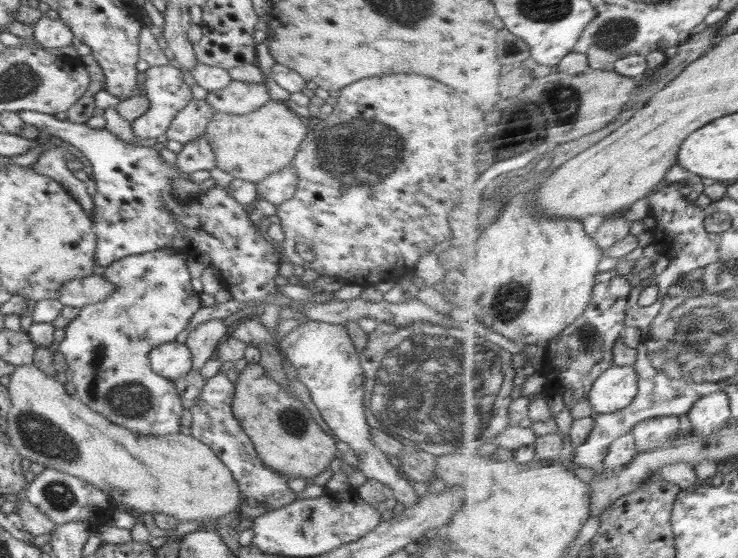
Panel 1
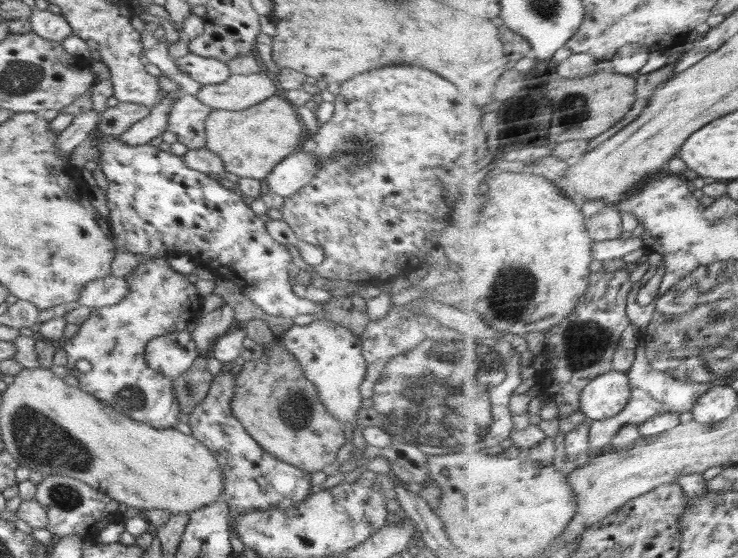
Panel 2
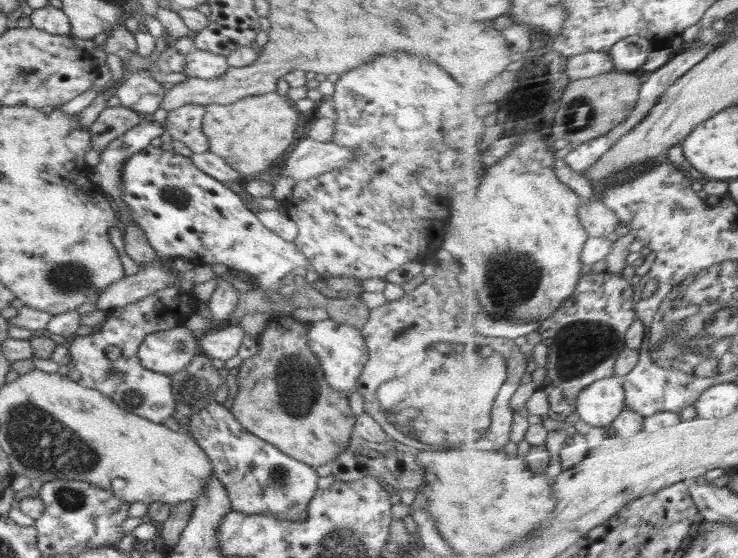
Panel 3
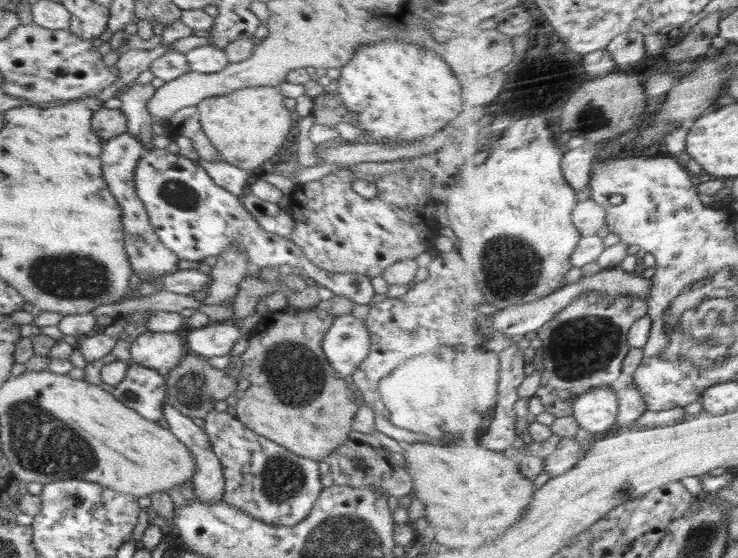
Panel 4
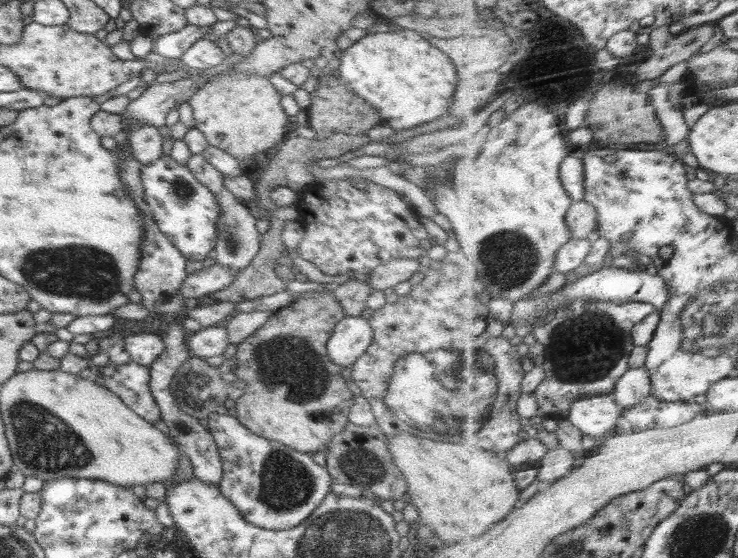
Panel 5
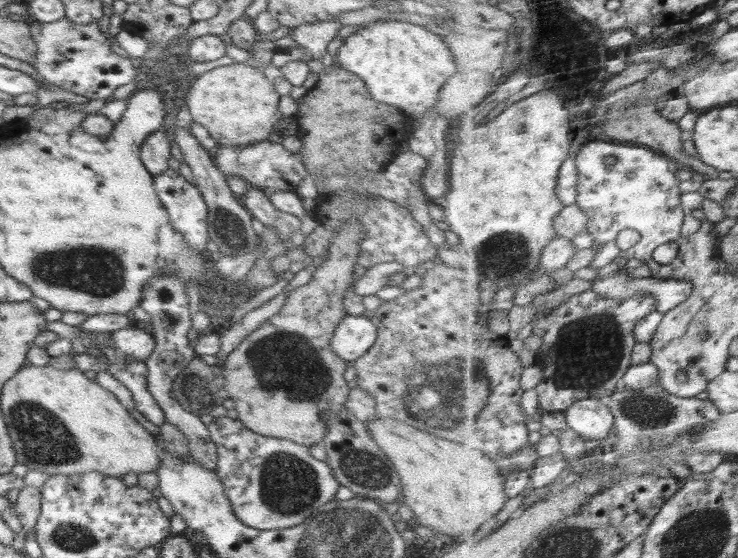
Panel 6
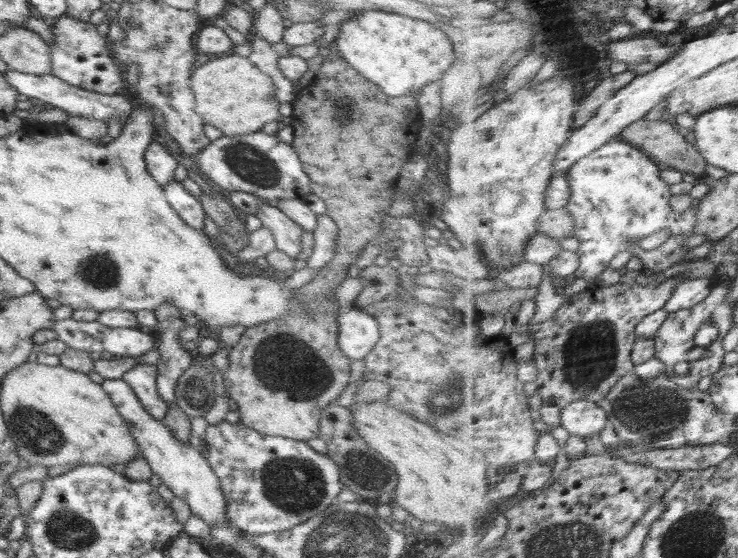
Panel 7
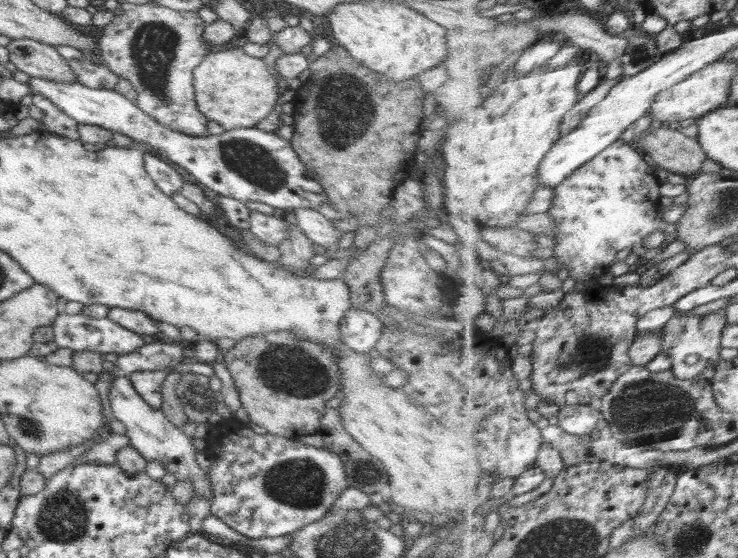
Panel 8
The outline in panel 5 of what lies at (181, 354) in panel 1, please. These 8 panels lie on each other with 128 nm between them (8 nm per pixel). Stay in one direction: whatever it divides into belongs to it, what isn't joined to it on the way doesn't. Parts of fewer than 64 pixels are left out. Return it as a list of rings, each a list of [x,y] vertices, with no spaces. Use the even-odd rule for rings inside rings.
[[[128,332],[122,339],[130,359],[142,366],[149,367],[164,352],[164,341],[160,334]]]

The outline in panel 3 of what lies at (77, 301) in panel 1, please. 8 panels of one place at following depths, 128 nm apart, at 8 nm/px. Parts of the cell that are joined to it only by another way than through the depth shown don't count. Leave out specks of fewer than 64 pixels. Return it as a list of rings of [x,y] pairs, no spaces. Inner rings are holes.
[[[146,265],[135,274],[124,275],[120,277],[120,280],[106,285],[106,288],[98,293],[98,299],[94,303],[98,309],[109,312],[111,309],[132,304],[142,297],[146,298],[156,289],[162,289],[168,285],[181,288],[177,276],[170,270],[160,266]]]

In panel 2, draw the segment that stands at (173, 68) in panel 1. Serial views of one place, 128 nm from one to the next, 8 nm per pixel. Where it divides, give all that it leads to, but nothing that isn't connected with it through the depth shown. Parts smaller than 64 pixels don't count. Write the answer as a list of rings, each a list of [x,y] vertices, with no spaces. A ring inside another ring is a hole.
[[[158,74],[158,86],[162,97],[156,107],[151,108],[151,113],[146,118],[134,123],[130,129],[123,132],[120,141],[128,145],[148,144],[152,138],[161,136],[168,128],[168,114],[183,94],[182,87],[174,79]]]

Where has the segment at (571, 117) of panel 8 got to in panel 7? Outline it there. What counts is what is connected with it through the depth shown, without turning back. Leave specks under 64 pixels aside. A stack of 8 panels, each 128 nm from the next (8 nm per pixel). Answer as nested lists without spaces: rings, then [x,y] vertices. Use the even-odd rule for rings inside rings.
[[[629,68],[628,71],[622,74],[613,74],[613,76],[604,79],[599,86],[596,86],[589,92],[587,98],[578,104],[578,114],[574,128],[583,128],[585,124],[588,124],[596,116],[596,112],[600,110],[600,106],[604,106],[615,93],[620,92],[622,88],[626,88],[630,82],[634,82],[638,78],[638,75],[638,71],[632,71]]]

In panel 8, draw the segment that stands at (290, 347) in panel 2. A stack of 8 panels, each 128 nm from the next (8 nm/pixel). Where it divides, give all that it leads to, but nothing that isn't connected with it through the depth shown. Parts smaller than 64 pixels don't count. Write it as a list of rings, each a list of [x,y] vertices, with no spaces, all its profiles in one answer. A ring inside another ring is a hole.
[[[354,307],[345,312],[339,324],[342,344],[346,344],[358,354],[367,354],[375,348],[383,329],[383,324],[377,316]]]

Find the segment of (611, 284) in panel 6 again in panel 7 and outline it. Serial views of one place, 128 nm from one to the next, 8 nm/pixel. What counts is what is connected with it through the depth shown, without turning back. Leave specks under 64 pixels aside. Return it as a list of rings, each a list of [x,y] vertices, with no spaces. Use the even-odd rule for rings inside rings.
[[[712,278],[686,279],[686,281],[682,281],[682,285],[676,288],[676,292],[666,305],[666,310],[675,313],[704,302],[704,299],[708,298],[708,295],[714,289],[712,281]]]

